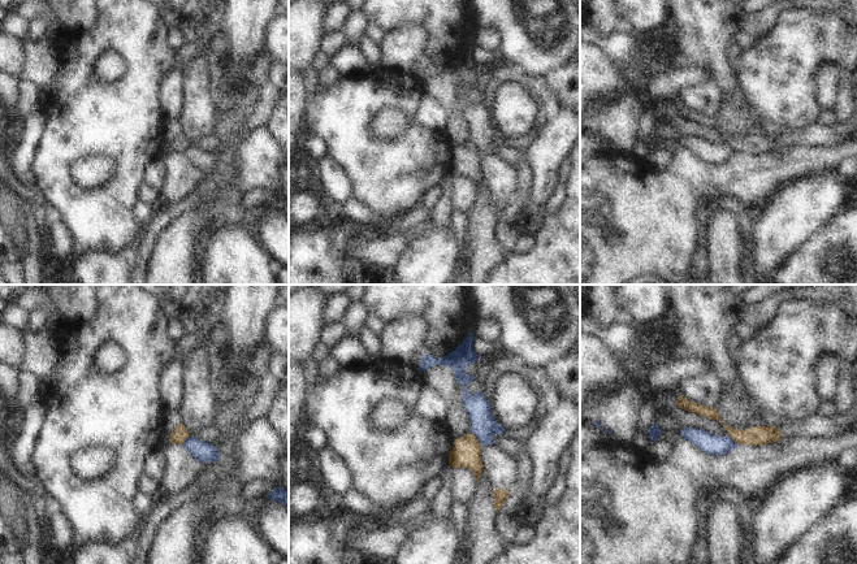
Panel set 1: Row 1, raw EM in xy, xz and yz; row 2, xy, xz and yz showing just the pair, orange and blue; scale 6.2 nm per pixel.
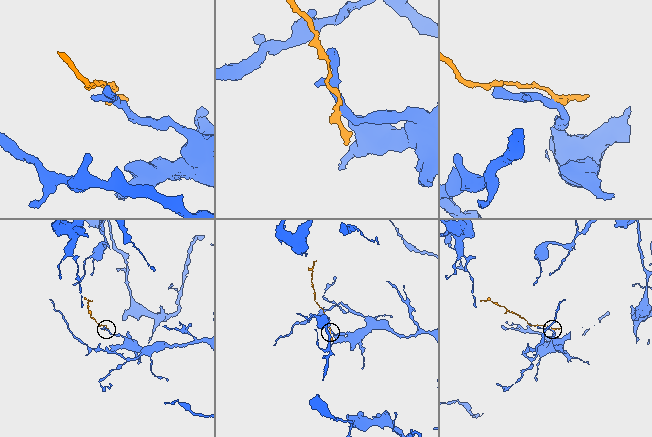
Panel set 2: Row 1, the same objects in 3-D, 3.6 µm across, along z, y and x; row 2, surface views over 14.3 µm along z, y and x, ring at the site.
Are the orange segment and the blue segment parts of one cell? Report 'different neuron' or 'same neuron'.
different neuron

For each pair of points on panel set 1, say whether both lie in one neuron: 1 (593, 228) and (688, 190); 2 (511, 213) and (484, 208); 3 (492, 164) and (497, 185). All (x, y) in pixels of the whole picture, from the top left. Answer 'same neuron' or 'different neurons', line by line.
1: same neuron
2: different neurons
3: same neuron

